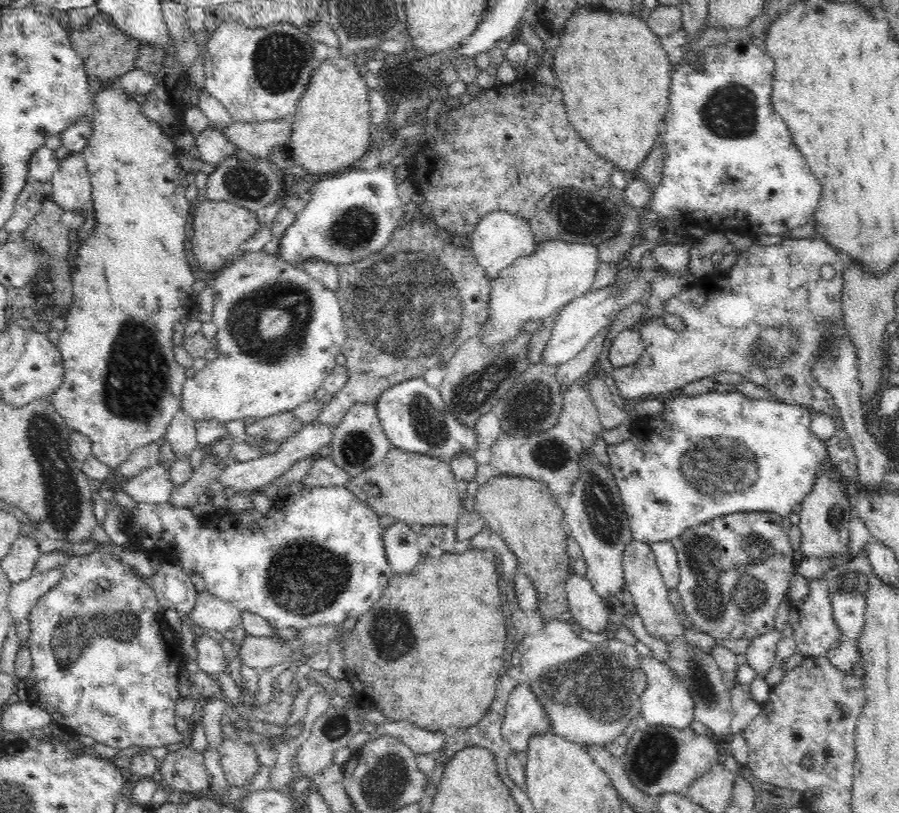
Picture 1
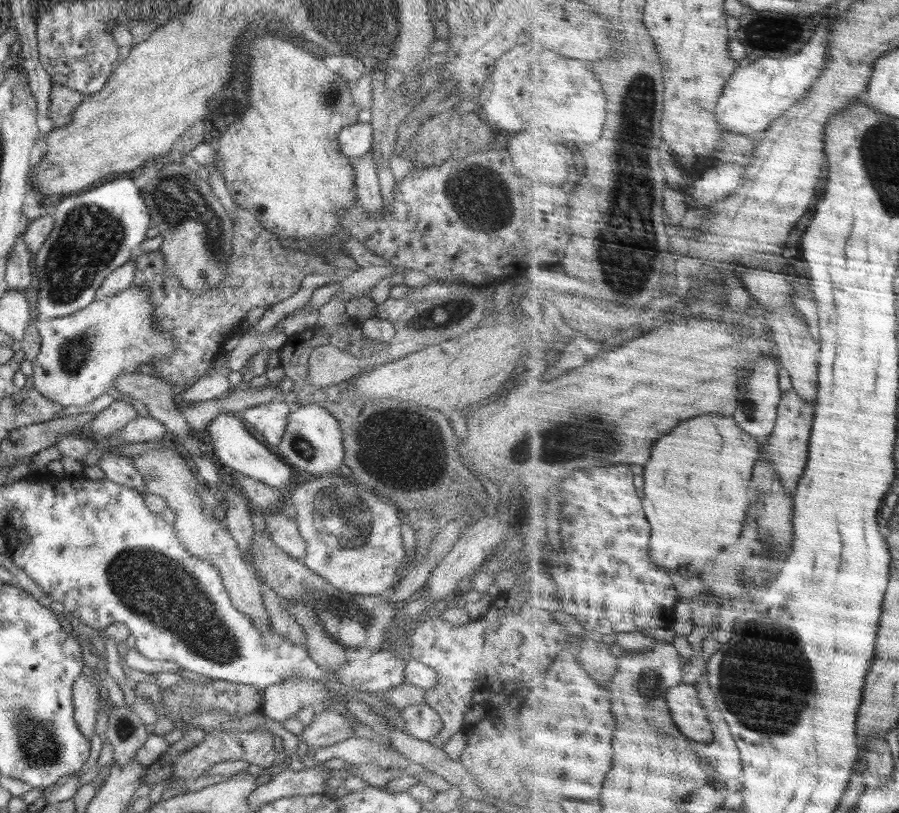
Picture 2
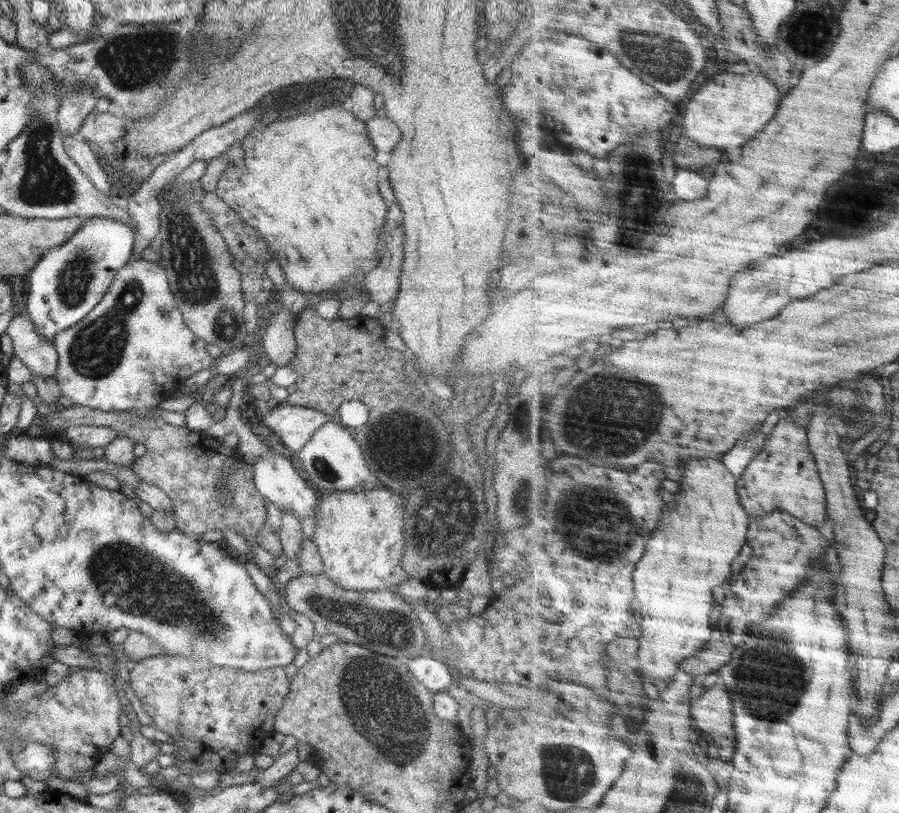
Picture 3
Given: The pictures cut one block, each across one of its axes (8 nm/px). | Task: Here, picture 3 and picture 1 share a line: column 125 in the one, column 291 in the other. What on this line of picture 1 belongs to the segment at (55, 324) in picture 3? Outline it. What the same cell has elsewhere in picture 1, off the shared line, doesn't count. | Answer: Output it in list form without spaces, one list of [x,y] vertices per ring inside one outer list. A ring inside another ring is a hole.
[[[391,164],[376,166],[372,170],[352,167],[315,184],[310,190],[311,197],[304,209],[297,212],[296,220],[284,231],[284,236],[277,240],[280,245],[277,256],[296,267],[300,267],[306,260],[323,260],[328,264],[340,266],[380,253],[389,244],[396,228],[403,225],[408,218],[398,195],[398,186],[394,179],[395,171]]]

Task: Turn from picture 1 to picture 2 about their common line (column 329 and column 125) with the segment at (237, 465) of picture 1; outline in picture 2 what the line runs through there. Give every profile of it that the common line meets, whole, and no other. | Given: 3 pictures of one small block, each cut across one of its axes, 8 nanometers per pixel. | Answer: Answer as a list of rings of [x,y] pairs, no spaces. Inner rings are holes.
[[[140,411],[137,417],[128,422],[119,432],[118,436],[120,436],[120,440],[124,440],[124,445],[128,445],[161,439],[166,433],[166,428],[156,418],[150,417],[145,412]]]

